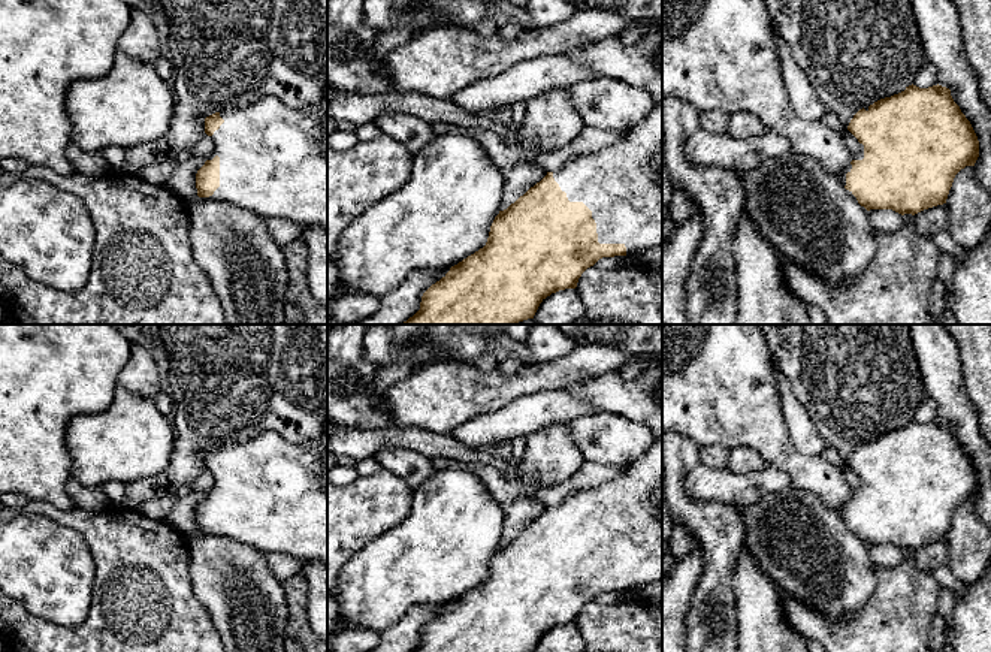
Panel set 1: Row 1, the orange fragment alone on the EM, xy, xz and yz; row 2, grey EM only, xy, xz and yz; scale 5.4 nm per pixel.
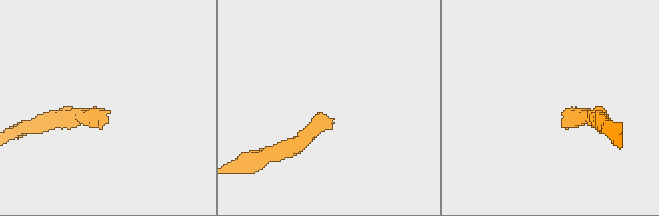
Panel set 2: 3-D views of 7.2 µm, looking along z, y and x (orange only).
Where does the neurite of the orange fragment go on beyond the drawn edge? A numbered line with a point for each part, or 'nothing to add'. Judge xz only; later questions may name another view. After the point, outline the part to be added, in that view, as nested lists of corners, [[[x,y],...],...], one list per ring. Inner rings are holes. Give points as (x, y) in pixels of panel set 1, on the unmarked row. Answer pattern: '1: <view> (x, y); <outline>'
1: xz (622, 519); [[[662,437],[635,462],[598,488],[574,492],[553,507],[569,537],[583,537],[596,558],[599,579],[623,579],[626,591],[662,580]]]

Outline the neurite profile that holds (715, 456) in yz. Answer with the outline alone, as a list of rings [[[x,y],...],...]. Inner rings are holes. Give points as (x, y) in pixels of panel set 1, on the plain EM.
[[[717,444],[704,446],[700,449],[700,464],[714,470],[726,468],[728,450]]]

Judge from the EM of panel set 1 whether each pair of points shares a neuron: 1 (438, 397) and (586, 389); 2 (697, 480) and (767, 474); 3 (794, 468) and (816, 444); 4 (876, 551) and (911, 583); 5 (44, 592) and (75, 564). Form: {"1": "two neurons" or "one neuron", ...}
{"1": "two neurons", "2": "one neuron", "3": "two neurons", "4": "two neurons", "5": "one neuron"}

